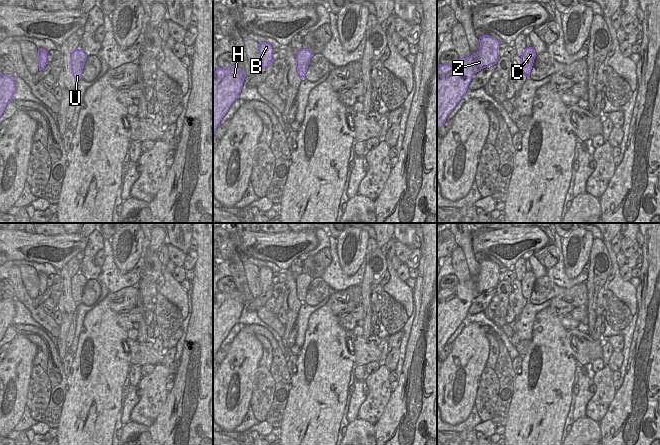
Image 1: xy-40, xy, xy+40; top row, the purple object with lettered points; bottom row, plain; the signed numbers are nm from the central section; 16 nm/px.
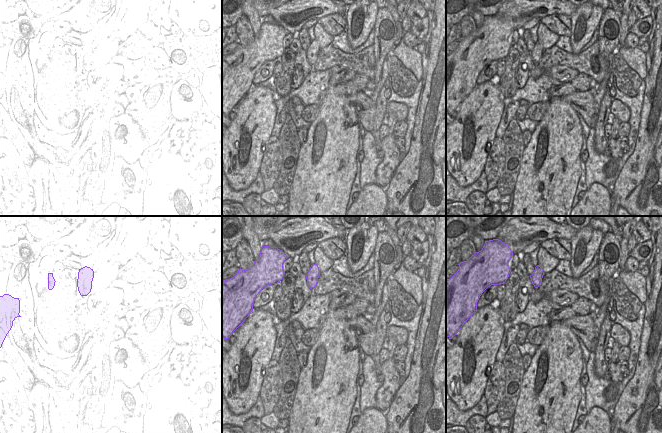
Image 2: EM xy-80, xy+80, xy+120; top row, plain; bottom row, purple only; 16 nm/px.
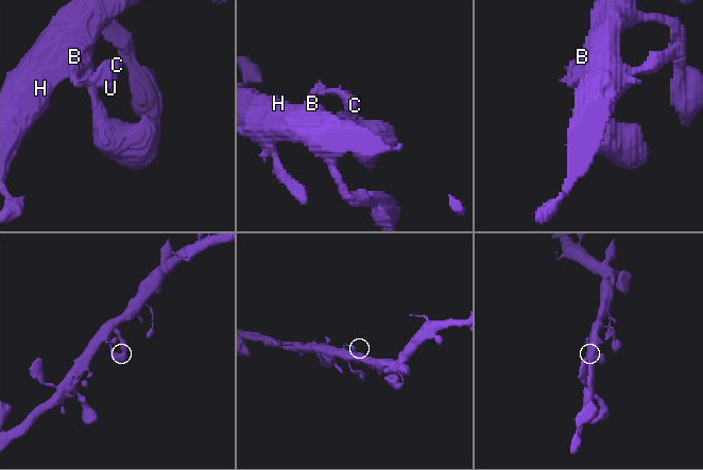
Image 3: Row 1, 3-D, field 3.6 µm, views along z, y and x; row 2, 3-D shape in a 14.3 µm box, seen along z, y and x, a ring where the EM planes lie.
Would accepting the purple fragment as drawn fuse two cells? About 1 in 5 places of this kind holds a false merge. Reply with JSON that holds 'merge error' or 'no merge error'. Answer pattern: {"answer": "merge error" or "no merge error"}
{"answer": "no merge error"}

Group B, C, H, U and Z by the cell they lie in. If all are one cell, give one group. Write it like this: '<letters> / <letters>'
B C H U Z

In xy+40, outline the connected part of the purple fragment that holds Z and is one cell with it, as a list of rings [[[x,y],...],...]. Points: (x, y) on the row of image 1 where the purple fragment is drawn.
[[[484,35],[479,41],[480,47],[475,57],[459,58],[451,65],[437,68],[437,131],[465,97],[472,77],[481,69],[496,64],[499,59],[499,40]]]

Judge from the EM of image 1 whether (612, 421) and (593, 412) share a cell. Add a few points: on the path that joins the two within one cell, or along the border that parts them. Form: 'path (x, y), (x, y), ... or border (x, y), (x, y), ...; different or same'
border (614, 396), (605, 415), (599, 422); different

